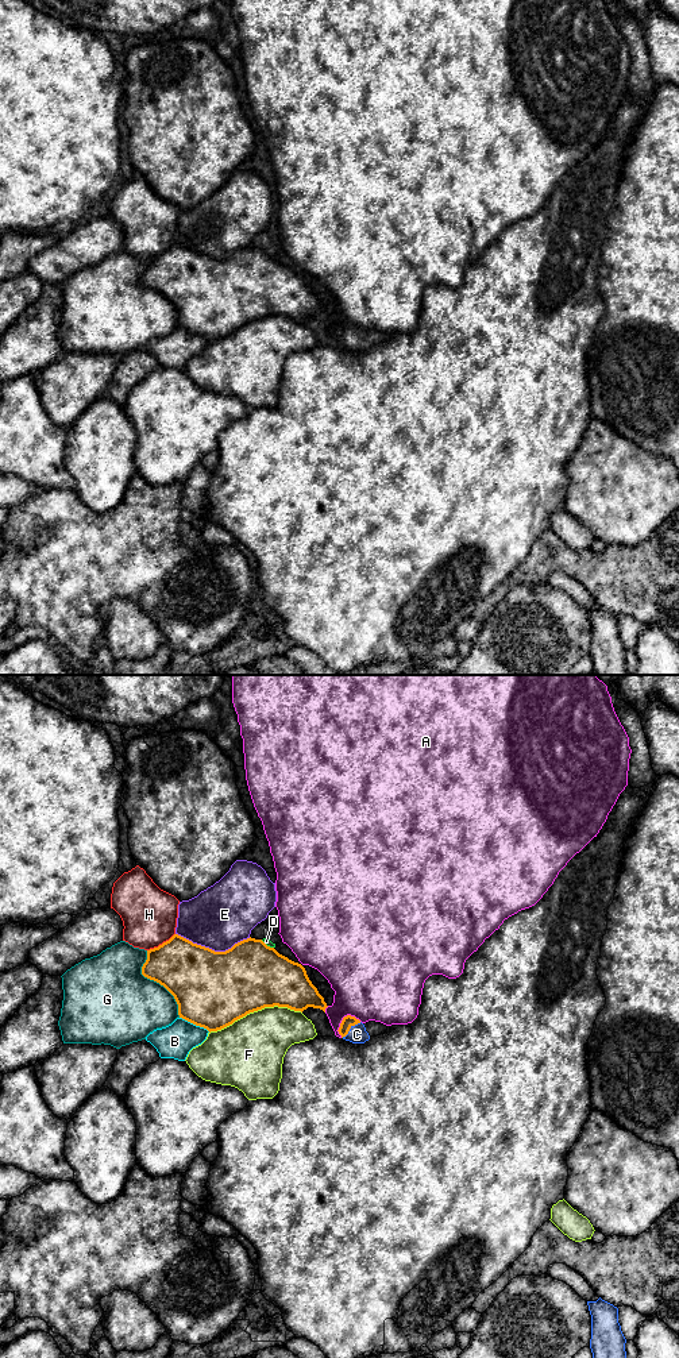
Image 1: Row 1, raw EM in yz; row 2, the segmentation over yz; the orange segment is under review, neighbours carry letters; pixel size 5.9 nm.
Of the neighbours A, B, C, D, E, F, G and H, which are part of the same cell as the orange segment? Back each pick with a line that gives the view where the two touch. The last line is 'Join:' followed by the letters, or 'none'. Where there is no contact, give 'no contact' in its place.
C: meets orange in yz
Join: C

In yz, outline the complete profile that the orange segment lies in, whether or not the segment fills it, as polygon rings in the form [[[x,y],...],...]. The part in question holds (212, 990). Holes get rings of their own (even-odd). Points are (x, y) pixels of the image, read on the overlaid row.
[[[174,934],[158,948],[147,950],[142,975],[159,983],[174,996],[180,1018],[209,1033],[265,1007],[288,1007],[301,1012],[308,1007],[325,1012],[328,1007],[301,964],[251,937],[225,952],[215,952]]]

